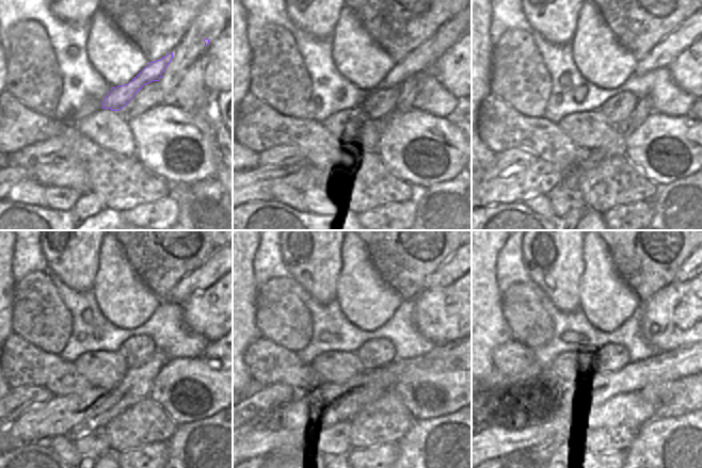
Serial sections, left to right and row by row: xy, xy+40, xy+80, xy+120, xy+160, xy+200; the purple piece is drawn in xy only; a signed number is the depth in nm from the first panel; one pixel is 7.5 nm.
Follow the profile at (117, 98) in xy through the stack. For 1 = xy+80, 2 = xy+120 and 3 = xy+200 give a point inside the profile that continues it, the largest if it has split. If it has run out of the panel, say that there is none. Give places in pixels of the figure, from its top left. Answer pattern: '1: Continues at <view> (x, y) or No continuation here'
1: Continues at xy+80 (660, 57)
2: Continues at xy+120 (182, 291)
3: Continues at xy+200 (688, 265)

